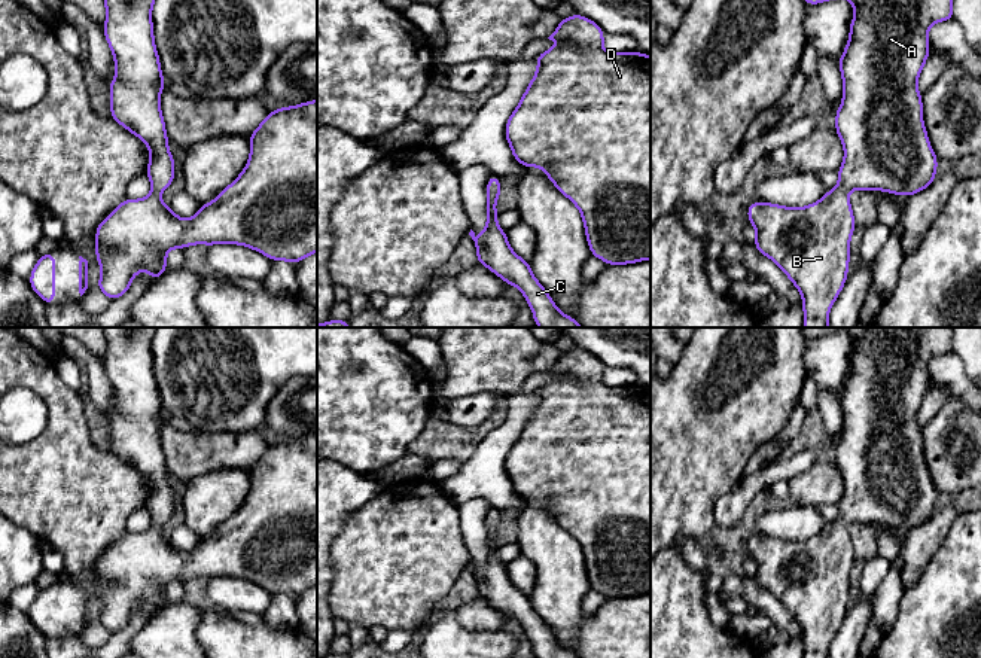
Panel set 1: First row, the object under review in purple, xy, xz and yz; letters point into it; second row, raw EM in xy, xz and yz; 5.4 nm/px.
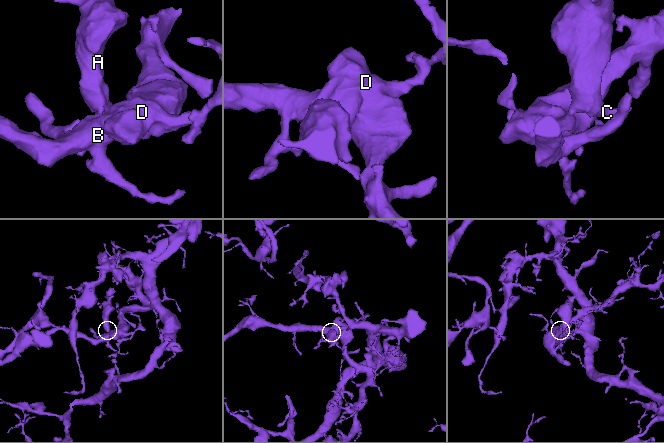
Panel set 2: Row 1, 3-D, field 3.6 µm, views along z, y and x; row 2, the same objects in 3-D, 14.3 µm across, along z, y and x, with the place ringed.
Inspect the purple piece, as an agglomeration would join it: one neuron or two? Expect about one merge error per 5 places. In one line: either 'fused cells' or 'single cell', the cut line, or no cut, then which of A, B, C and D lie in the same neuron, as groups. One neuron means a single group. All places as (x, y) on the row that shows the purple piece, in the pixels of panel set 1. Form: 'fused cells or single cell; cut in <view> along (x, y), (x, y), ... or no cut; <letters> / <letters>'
single cell; no cut; A B C D

